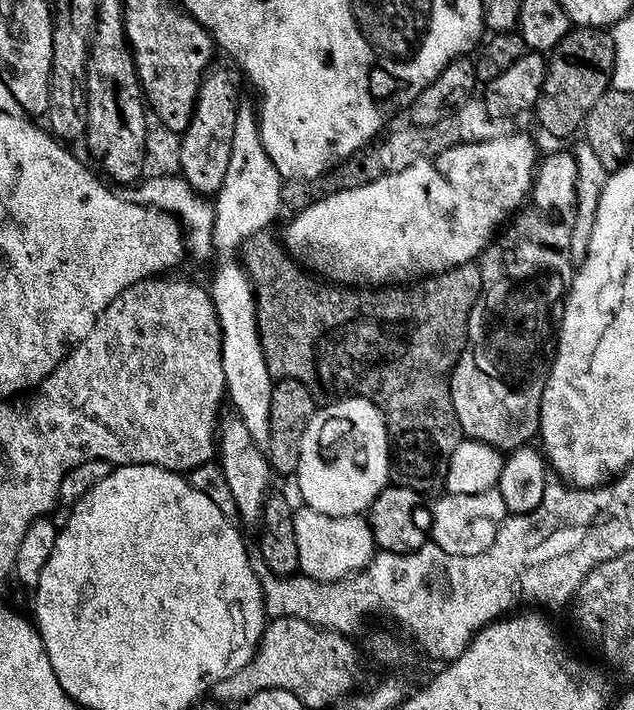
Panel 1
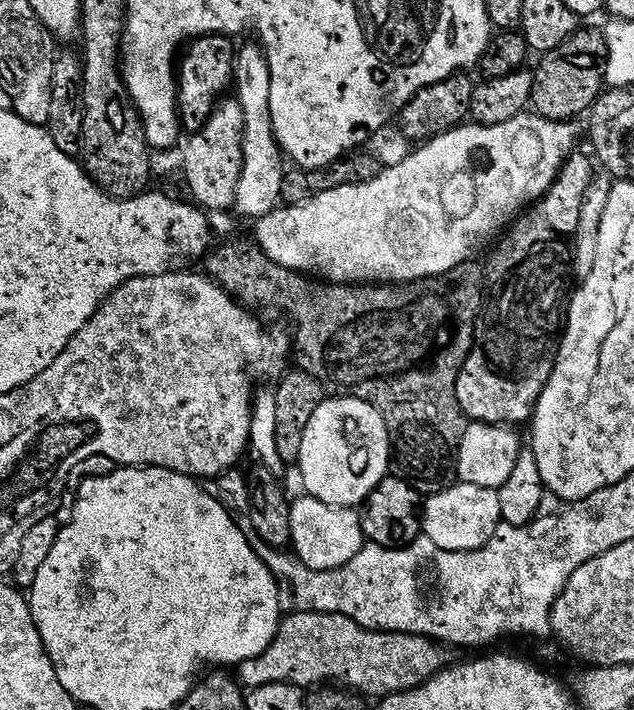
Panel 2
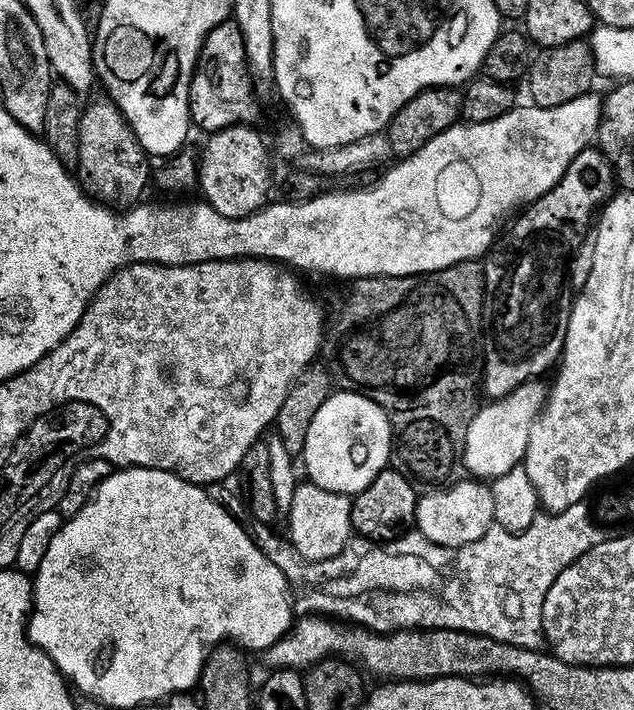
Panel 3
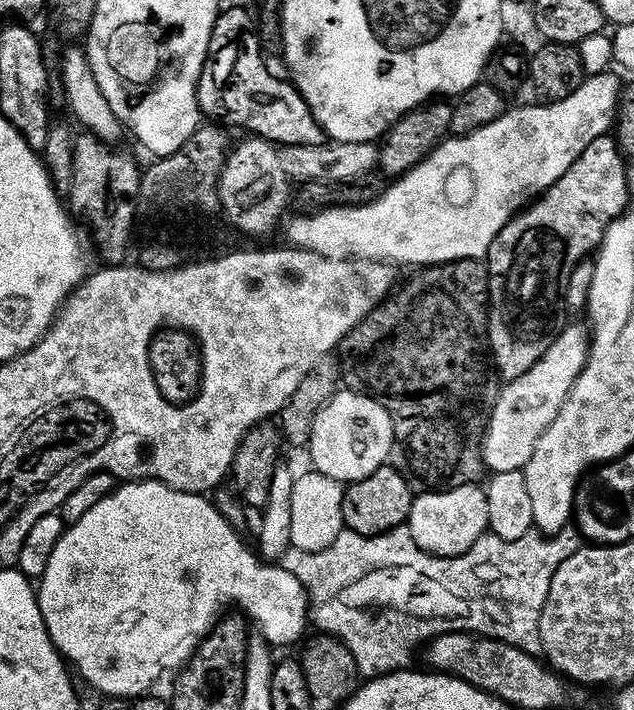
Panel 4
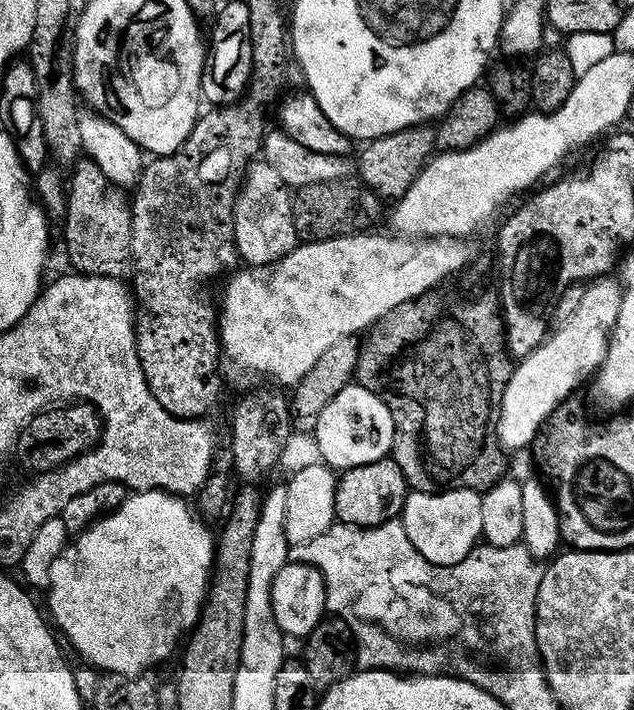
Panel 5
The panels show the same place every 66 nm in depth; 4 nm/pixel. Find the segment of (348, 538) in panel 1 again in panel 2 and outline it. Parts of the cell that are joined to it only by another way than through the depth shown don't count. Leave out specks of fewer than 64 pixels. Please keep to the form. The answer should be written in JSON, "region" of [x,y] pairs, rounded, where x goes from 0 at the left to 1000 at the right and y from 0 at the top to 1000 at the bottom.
{"region":[[[473,696],[457,708],[457,752],[457,772],[465,786],[483,799],[509,807],[569,782],[573,772],[568,770],[577,766],[560,714],[535,715],[484,696]]]}

